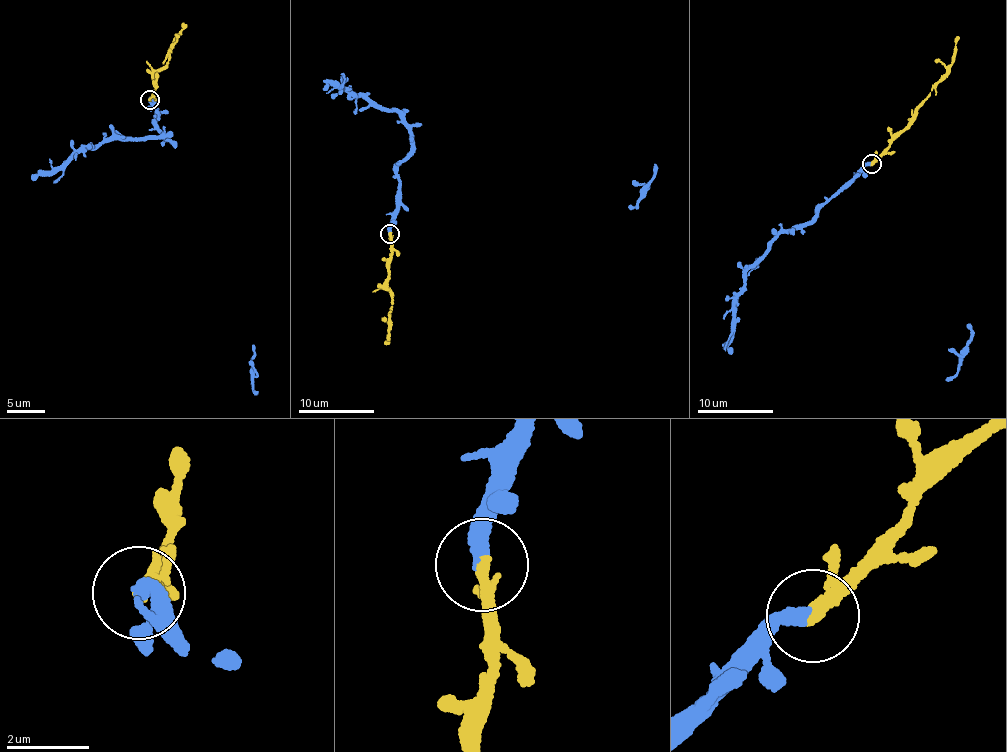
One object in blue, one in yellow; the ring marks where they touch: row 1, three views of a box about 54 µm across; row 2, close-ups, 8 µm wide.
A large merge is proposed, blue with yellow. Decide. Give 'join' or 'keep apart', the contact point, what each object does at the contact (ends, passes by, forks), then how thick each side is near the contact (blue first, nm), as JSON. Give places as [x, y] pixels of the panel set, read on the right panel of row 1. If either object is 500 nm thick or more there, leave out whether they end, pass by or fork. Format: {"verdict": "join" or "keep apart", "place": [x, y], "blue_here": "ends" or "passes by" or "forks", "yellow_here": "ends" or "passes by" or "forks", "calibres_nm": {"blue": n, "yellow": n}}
{"verdict": "join", "place": [872, 163], "blue_here": "ends", "yellow_here": "passes by", "calibres_nm": {"blue": 360, "yellow": 240}}

